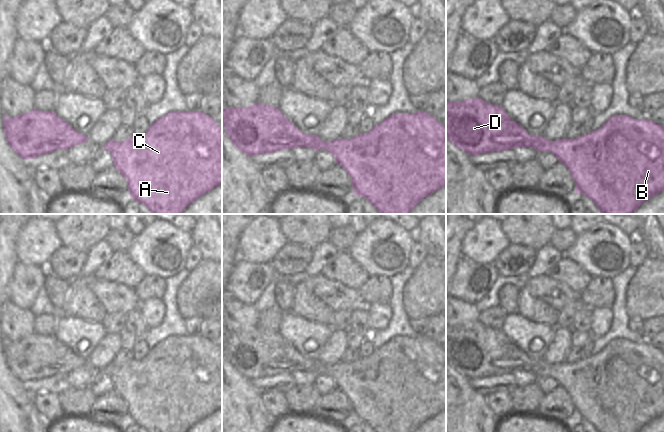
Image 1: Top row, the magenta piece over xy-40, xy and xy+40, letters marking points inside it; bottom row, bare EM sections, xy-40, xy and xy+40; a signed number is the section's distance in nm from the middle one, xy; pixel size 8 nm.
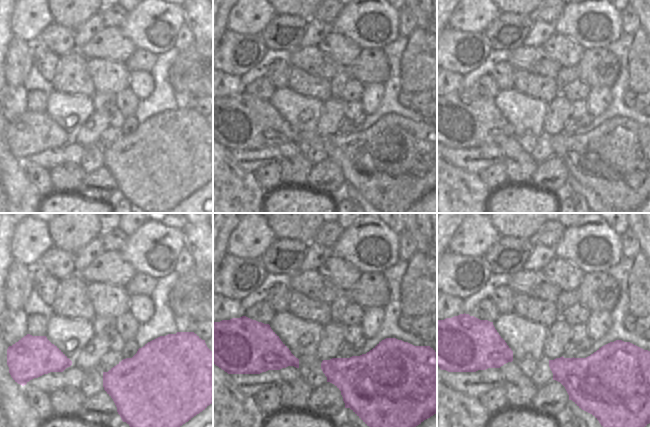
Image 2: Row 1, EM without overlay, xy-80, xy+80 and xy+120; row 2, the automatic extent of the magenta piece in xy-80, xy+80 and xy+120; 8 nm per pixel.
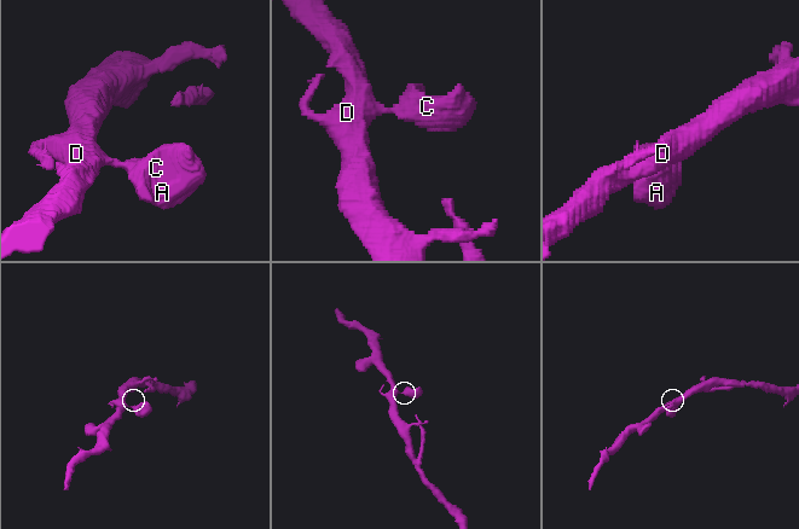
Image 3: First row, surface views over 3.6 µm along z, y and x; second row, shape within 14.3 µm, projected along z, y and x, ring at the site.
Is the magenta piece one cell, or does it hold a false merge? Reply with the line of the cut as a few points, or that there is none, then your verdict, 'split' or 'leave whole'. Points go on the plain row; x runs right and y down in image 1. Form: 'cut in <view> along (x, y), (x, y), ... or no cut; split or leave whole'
no cut; leave whole

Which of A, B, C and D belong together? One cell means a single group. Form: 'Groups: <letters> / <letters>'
Groups: A B C D.

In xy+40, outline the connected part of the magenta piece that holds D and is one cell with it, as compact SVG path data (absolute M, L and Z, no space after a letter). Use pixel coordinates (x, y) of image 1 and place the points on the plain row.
M475 321L463 325L446 325L446 362L469 379L505 375L515 371L549 375L568 392L576 408L576 417L591 423L598 432L638 432L664 414L664 349L650 343L613 339L599 353L585 359L549 365L545 361L531 359L502 332L502 329L493 329Z

